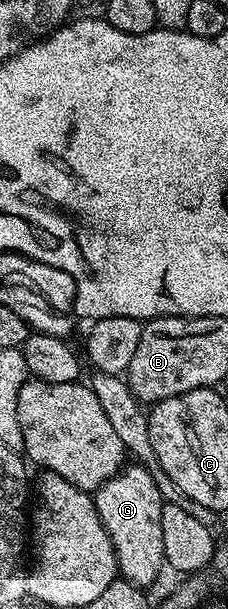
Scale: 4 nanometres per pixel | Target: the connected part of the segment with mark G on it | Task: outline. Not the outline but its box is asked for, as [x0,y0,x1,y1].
[95,464,166,590]

